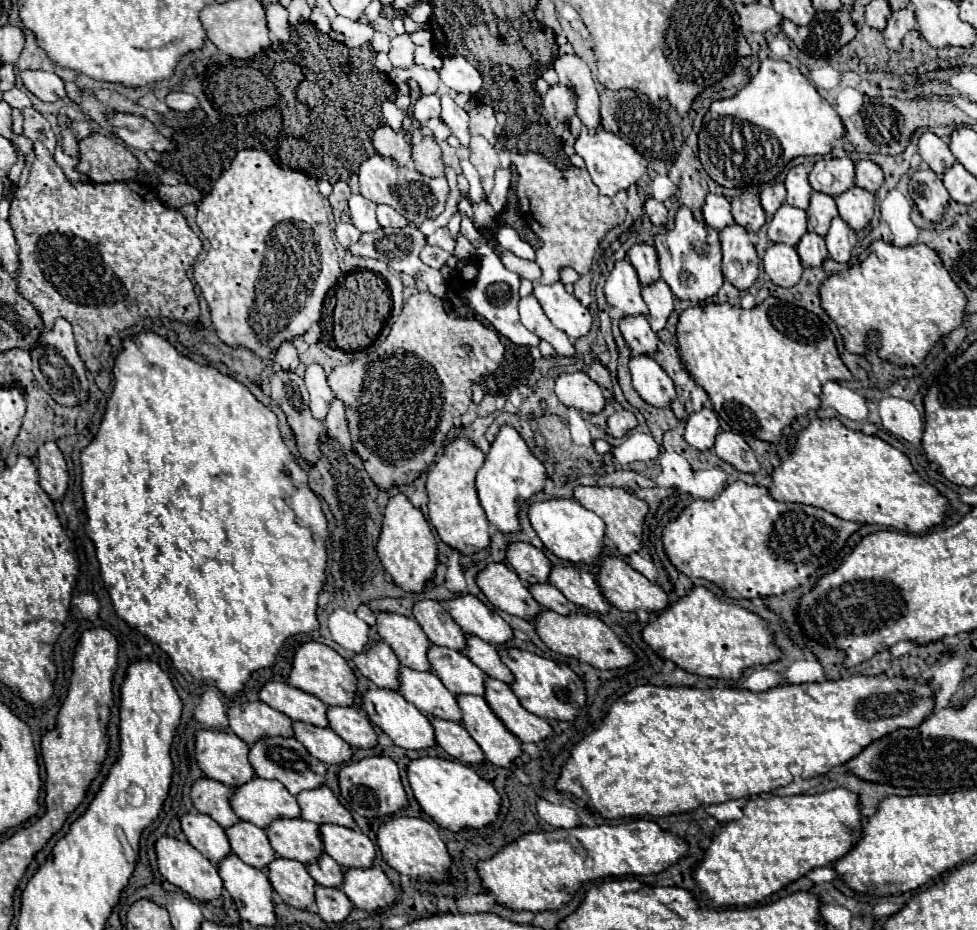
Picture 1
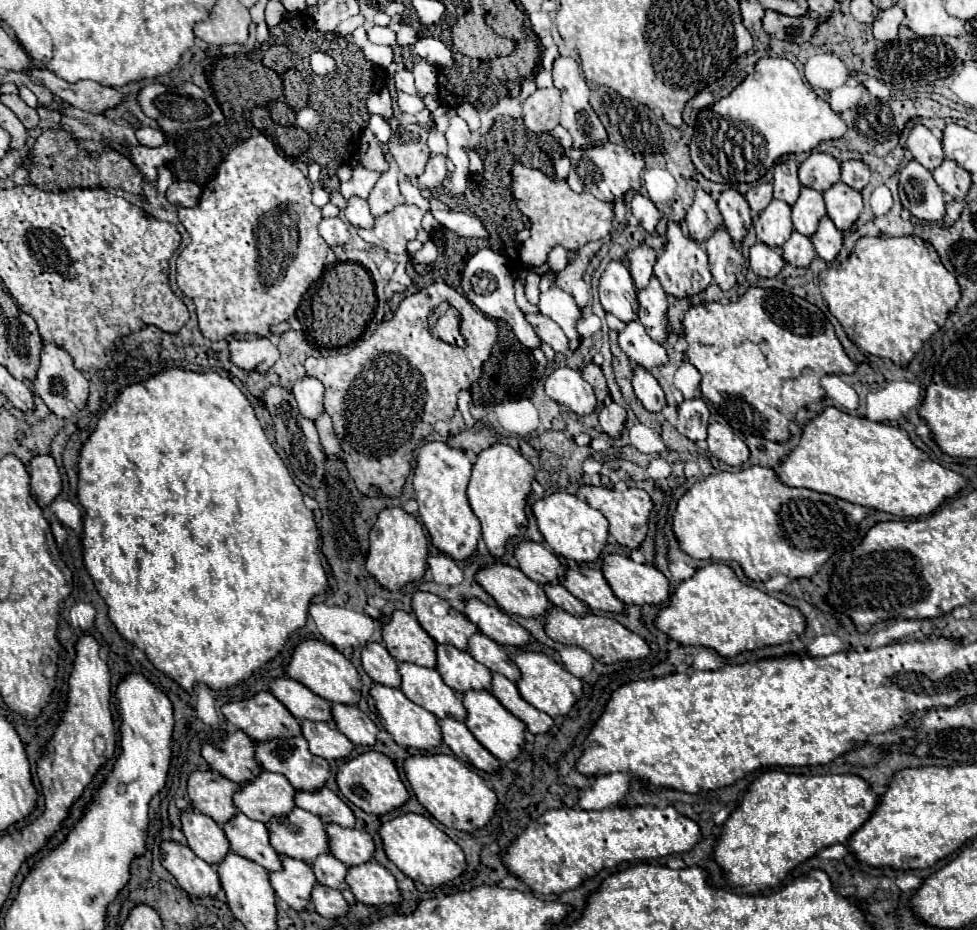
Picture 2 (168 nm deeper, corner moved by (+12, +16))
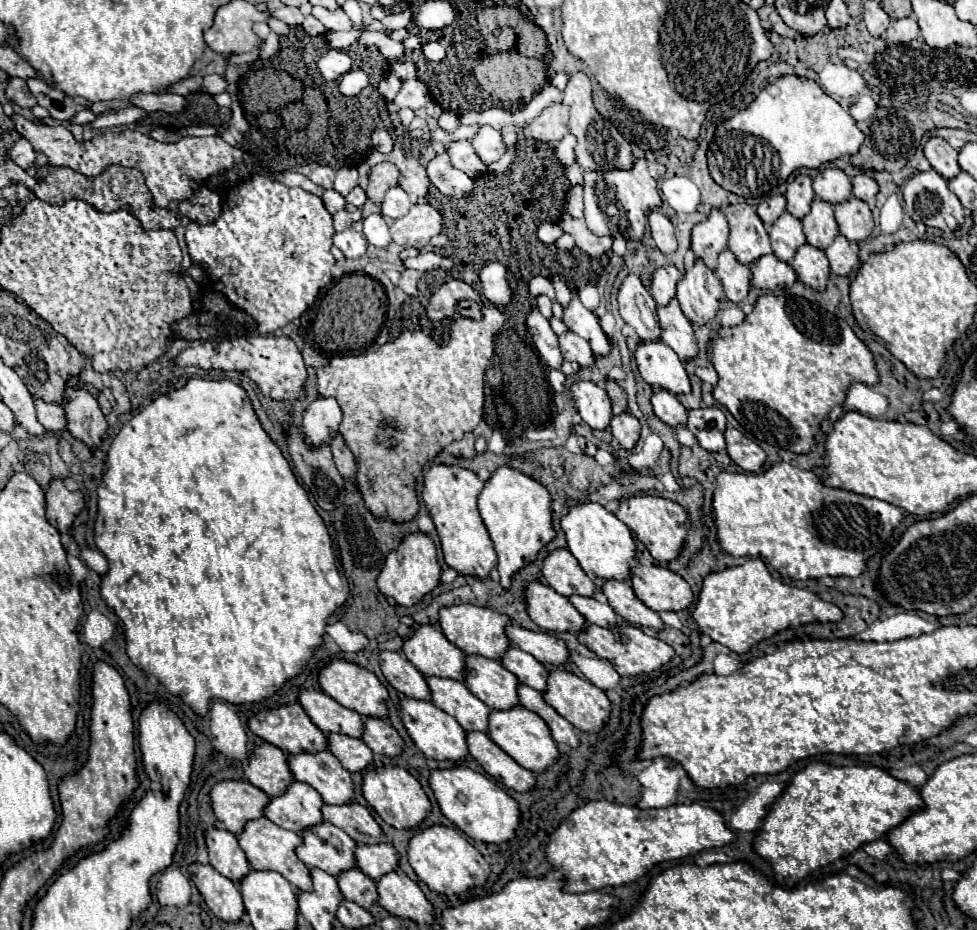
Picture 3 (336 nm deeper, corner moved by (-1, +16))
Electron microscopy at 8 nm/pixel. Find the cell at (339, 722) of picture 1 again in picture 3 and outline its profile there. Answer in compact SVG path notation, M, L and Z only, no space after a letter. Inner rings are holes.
M364 718L364 736L362 736L362 740L366 742L366 746L372 752L388 756L388 758L396 758L404 750L404 740L396 732L396 728L392 724L388 726L380 718Z

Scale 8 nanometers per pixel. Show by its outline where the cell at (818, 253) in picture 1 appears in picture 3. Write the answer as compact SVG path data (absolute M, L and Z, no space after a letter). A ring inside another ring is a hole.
M804 244L798 248L796 256L788 264L794 268L798 280L802 280L806 286L818 292L826 290L830 268L828 268L828 258L824 256L822 250Z

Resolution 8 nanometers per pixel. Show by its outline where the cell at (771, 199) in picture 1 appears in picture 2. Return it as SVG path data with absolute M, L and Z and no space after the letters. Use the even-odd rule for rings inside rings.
M759 180L755 186L751 186L745 194L753 214L759 214L771 200L773 200L773 186L765 180Z

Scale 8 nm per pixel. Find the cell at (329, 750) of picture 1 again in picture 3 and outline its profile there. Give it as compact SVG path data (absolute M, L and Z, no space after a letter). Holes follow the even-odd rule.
M330 734L328 736L328 750L340 760L340 764L348 772L360 772L372 764L372 752L368 752L368 746L358 738Z

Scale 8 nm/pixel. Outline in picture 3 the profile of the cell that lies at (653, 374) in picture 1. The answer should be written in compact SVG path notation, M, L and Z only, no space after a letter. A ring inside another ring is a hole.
M656 388L654 396L652 396L652 406L654 406L654 414L664 424L668 424L672 428L686 426L686 408L670 392L664 392L662 388Z

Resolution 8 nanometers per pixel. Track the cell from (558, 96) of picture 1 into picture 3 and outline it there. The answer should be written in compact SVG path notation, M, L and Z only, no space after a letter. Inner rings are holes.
M554 104L546 108L530 124L530 134L544 144L560 142L568 134L568 108L564 104Z

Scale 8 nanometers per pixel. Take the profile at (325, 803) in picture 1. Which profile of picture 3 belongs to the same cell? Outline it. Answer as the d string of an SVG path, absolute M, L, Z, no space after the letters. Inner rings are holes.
M358 802L342 804L342 806L324 804L322 814L326 822L342 828L358 844L380 844L382 842L382 836L384 836L382 828L372 818L372 814Z

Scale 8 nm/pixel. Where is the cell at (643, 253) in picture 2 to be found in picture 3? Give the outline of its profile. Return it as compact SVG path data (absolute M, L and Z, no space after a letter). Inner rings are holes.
M664 266L654 272L654 280L650 286L650 292L658 306L668 306L670 300L676 296L676 284L680 282L682 274L676 266Z

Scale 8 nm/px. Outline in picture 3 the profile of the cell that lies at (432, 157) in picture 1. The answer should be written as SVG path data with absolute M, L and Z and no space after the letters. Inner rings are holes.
M412 130L396 136L394 150L386 156L386 160L396 164L396 168L400 170L400 188L408 194L424 198L428 196L430 188L424 168L428 160L432 160L432 156L436 156L436 152L432 148L430 134L424 130Z

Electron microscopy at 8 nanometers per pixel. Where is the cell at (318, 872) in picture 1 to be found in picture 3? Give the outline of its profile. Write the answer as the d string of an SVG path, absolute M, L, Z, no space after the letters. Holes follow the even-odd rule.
M358 868L346 870L344 874L340 874L338 884L340 884L340 890L346 900L356 902L358 906L362 906L366 910L370 910L372 904L378 902L376 884L368 876L364 876Z

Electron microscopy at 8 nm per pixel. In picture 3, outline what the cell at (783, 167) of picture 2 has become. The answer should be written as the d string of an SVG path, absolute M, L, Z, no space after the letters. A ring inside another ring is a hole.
M796 176L788 184L786 190L786 212L790 212L794 218L804 218L810 212L810 204L814 200L814 190L812 190L812 180L808 176Z

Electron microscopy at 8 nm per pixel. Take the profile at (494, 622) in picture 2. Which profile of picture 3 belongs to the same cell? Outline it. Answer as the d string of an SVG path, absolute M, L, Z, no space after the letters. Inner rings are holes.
M510 624L506 636L524 652L532 654L536 660L548 666L562 666L570 660L570 650L564 640L546 632L532 632L522 626Z

